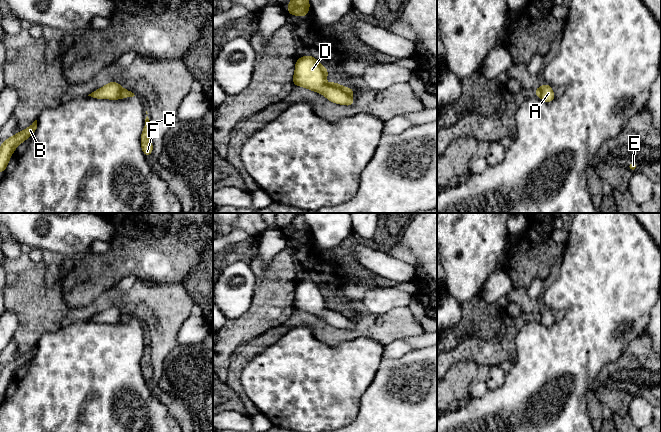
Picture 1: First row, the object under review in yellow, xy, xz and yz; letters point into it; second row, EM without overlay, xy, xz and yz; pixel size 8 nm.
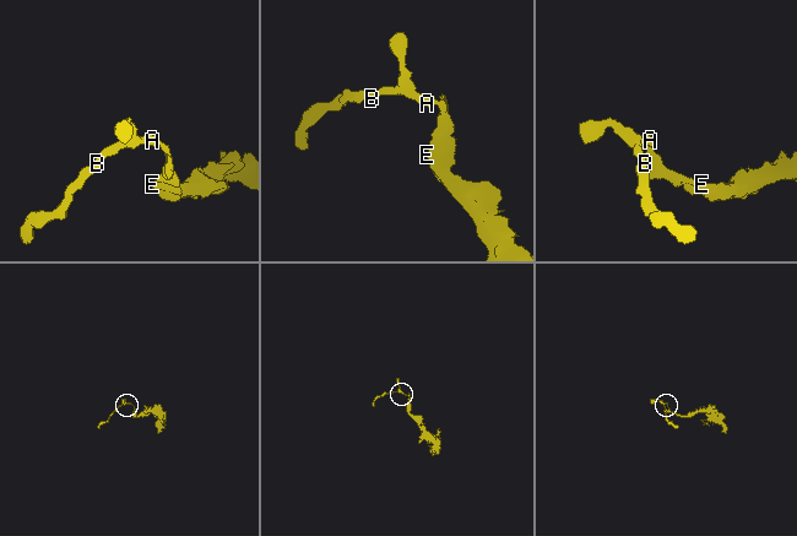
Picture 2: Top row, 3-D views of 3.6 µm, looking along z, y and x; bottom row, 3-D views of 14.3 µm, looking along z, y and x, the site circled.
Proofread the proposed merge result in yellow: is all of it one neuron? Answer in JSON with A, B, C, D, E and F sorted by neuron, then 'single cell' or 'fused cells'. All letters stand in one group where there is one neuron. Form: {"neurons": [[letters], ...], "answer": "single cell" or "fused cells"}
{"neurons": [["A", "B", "D"], ["C", "E", "F"]], "answer": "fused cells"}

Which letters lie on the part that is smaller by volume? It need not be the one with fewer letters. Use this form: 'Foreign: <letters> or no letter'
Foreign: A, B, D

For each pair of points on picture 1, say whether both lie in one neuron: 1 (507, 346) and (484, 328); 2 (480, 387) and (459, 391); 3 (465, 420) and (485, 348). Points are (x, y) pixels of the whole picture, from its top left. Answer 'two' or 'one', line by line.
1: one
2: two
3: two

